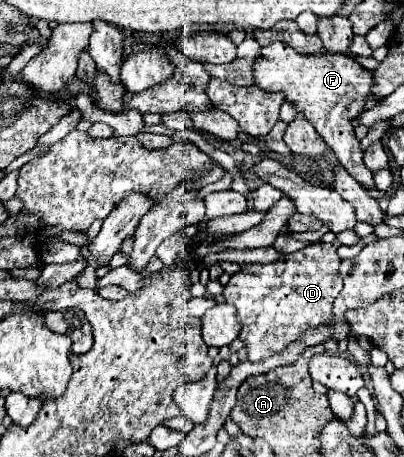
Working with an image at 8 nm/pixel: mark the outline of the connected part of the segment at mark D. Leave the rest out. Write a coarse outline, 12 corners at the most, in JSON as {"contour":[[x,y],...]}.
{"contour":[[331,243],[241,265],[223,297],[261,361],[333,321]]}

